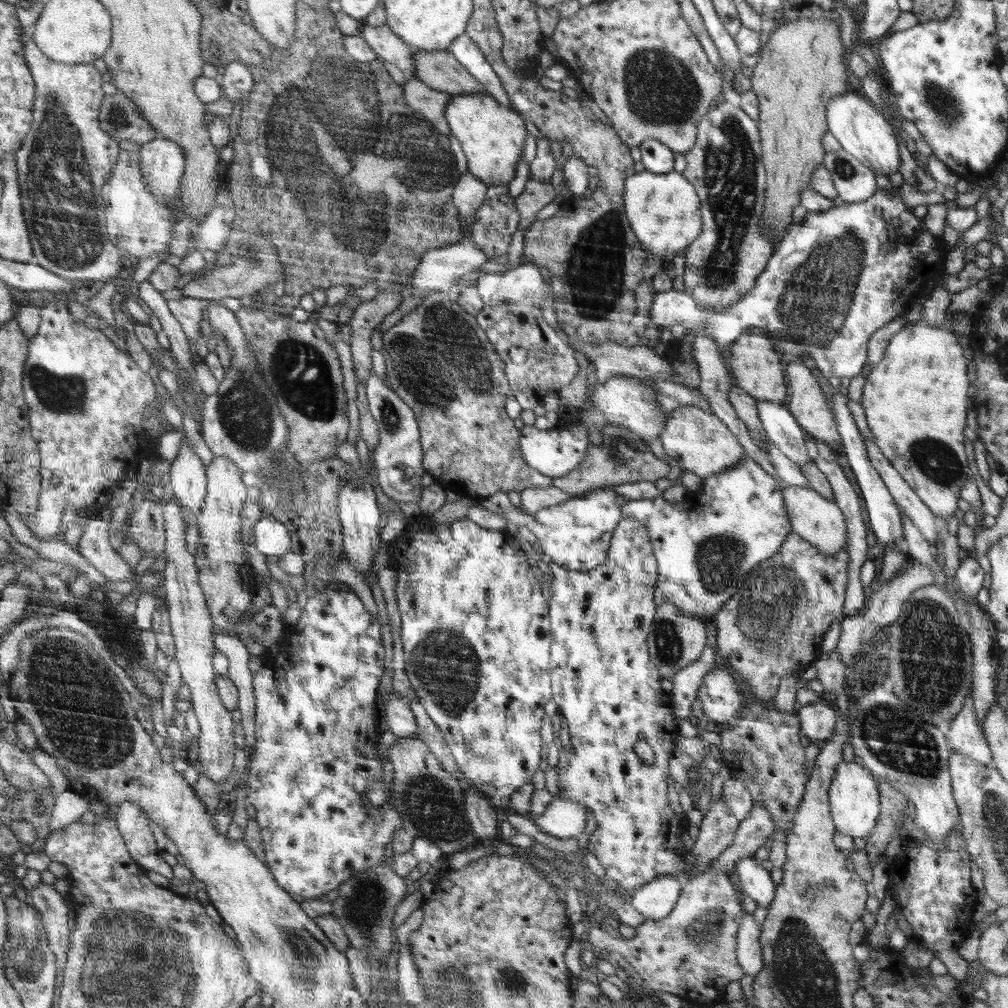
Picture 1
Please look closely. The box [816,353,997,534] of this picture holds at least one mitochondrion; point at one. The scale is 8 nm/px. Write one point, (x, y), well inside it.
(938, 462)

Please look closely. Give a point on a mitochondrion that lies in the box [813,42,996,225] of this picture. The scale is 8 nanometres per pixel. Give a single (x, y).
(947, 109)

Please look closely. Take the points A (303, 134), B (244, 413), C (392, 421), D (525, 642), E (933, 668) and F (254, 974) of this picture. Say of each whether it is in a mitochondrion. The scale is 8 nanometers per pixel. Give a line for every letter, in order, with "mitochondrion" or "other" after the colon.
A: mitochondrion
B: mitochondrion
C: mitochondrion
D: other
E: mitochondrion
F: other

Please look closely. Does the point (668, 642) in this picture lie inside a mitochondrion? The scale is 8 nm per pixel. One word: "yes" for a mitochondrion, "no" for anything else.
yes

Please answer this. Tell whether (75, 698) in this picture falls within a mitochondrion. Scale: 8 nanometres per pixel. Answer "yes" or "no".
yes

